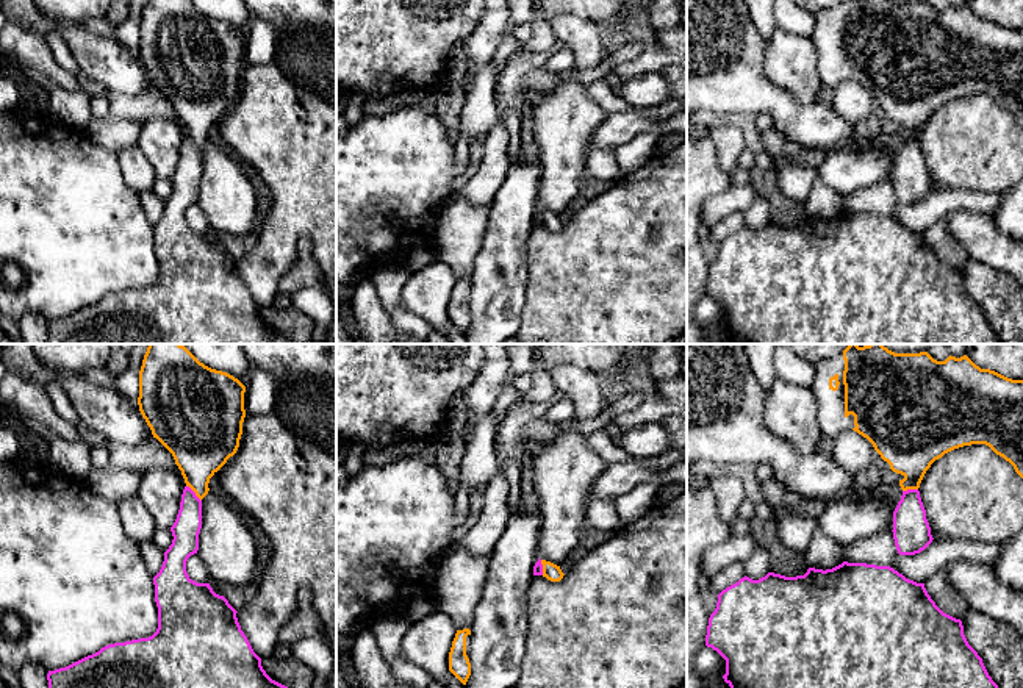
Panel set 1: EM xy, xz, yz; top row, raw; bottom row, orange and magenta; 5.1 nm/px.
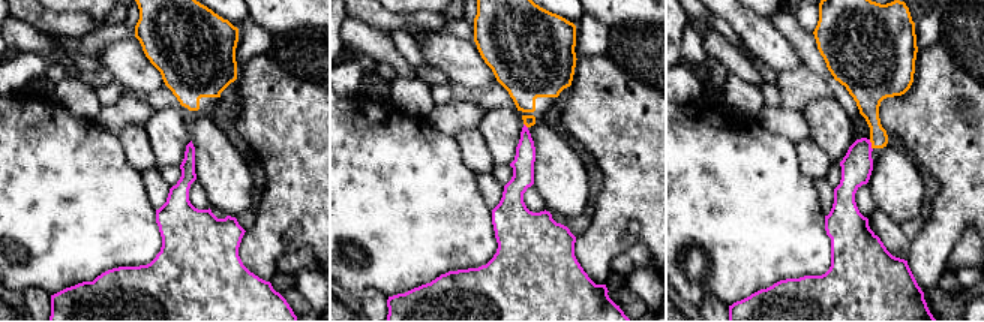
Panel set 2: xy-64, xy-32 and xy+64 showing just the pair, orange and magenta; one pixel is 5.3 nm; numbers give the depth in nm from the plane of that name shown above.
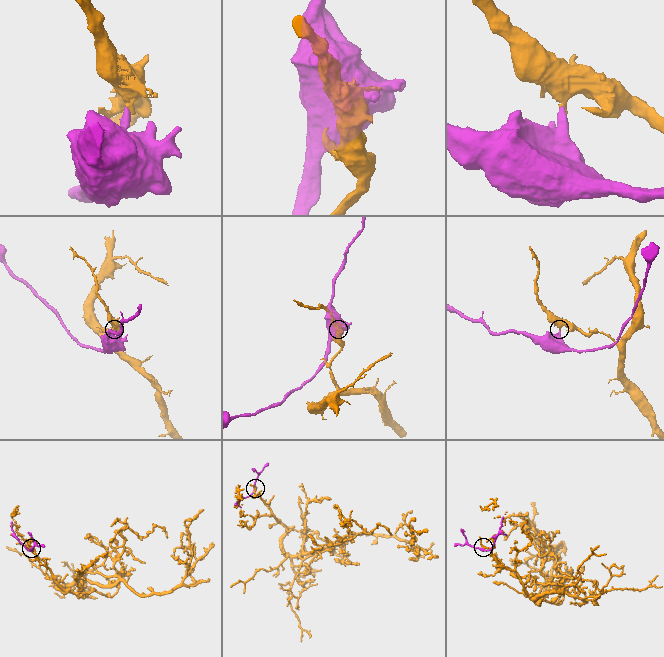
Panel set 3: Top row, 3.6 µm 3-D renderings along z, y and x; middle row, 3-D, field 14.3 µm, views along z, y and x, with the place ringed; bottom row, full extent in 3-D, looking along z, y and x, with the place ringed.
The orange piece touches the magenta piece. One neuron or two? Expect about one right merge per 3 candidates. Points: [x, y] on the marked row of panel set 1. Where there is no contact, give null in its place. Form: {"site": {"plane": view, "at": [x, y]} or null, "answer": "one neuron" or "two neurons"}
{"site": {"plane": "xy", "at": [194, 491]}, "answer": "two neurons"}

